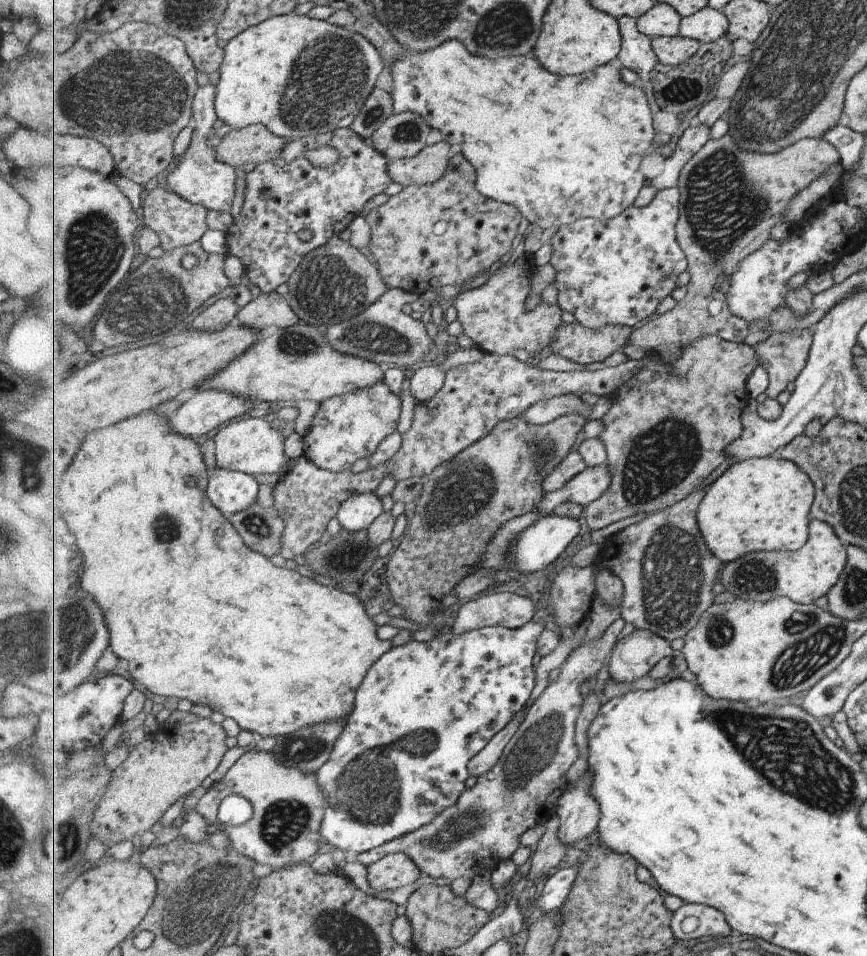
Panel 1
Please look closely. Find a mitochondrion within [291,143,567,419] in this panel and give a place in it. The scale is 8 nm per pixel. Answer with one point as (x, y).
(366, 333)

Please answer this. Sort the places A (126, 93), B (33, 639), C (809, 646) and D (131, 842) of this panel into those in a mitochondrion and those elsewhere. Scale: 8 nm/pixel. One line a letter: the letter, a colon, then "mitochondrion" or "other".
A: mitochondrion
B: mitochondrion
C: mitochondrion
D: other

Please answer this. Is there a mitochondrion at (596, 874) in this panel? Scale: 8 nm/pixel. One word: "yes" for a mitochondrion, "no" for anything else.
yes

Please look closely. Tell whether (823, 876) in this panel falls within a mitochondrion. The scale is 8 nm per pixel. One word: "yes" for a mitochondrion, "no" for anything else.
no

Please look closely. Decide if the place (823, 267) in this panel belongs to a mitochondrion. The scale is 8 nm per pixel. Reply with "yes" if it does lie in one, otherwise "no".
no

